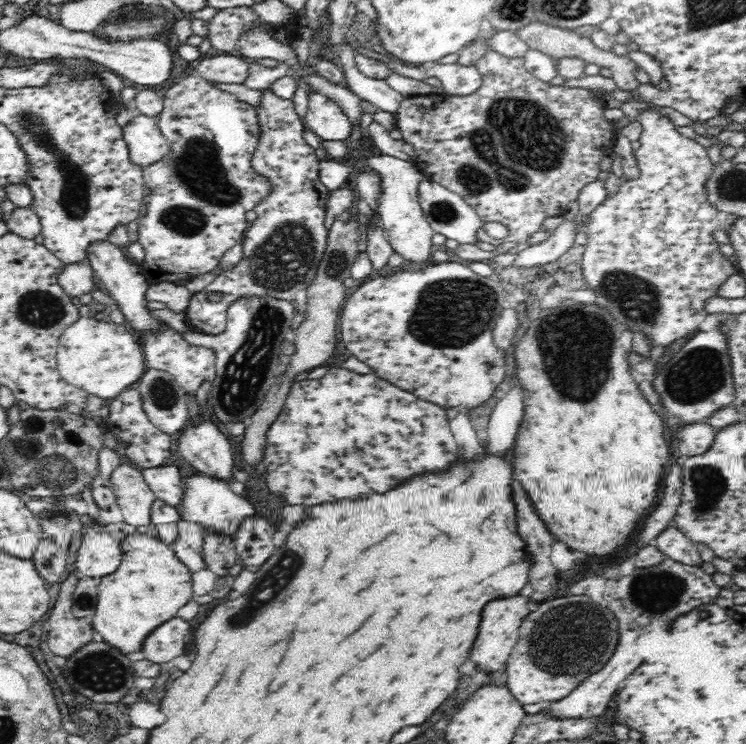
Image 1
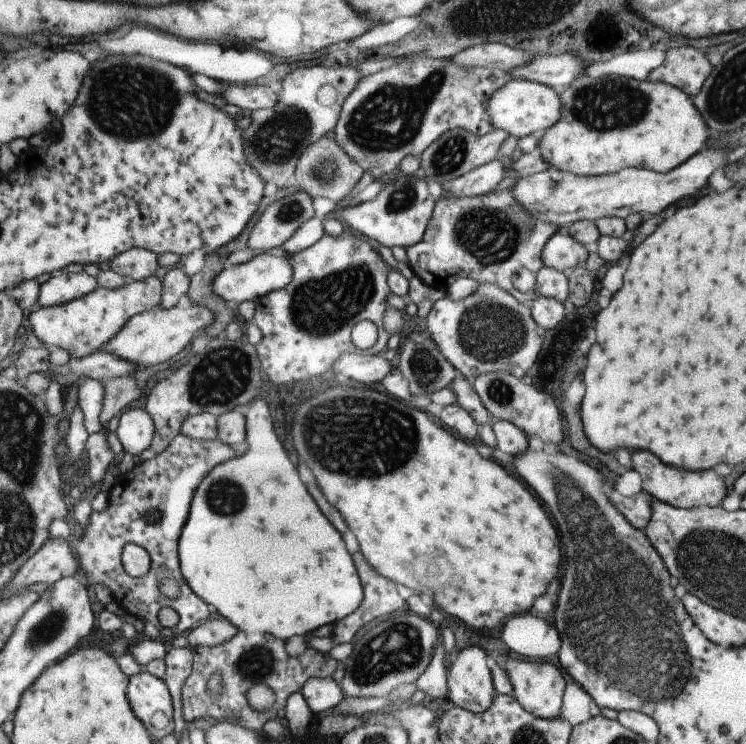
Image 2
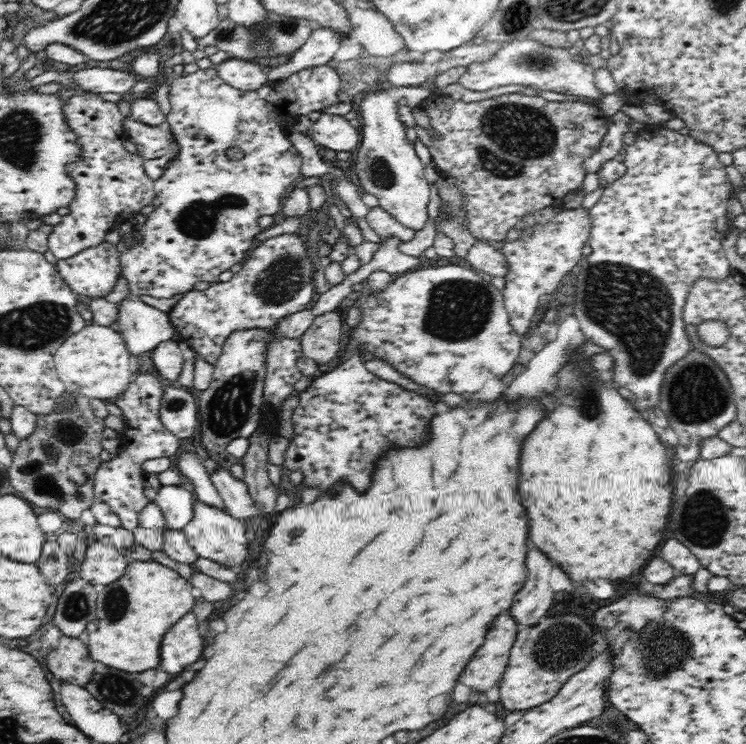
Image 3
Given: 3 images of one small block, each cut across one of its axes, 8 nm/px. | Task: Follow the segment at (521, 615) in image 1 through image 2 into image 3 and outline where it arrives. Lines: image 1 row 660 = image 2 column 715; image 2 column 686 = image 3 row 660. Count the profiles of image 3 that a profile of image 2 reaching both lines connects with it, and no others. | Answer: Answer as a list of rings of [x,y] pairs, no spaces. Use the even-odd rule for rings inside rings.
[[[500,614],[490,626],[484,646],[476,650],[476,656],[464,668],[460,682],[470,686],[472,692],[486,693],[489,688],[499,685],[520,628],[510,614]]]

